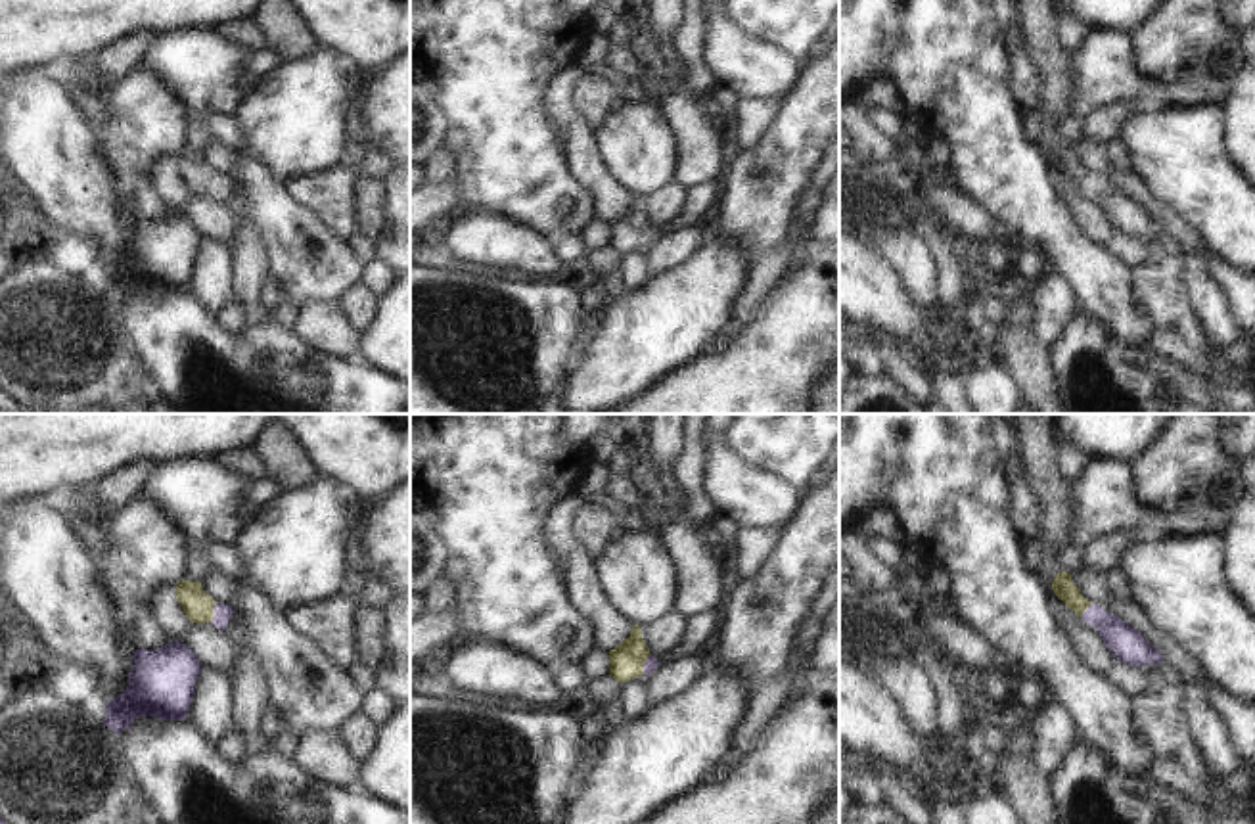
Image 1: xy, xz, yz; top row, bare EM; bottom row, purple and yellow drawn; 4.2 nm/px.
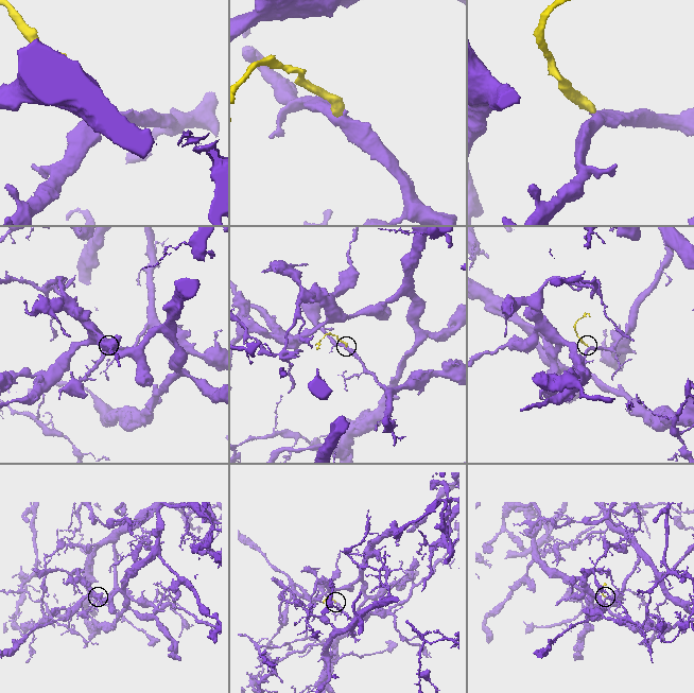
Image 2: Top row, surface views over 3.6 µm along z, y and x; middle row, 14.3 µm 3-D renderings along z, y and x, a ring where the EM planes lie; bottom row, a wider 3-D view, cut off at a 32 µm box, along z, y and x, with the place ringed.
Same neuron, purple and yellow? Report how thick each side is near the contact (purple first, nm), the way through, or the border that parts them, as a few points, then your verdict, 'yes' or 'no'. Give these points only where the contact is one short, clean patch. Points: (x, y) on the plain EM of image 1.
calibres 80 and 130 nm; way xy (223, 183), (215, 183), (198, 177); yes

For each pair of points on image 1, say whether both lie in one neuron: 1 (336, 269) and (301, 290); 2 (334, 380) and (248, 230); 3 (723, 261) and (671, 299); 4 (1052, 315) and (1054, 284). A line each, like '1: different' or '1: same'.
1: same
2: different
3: same
4: same

